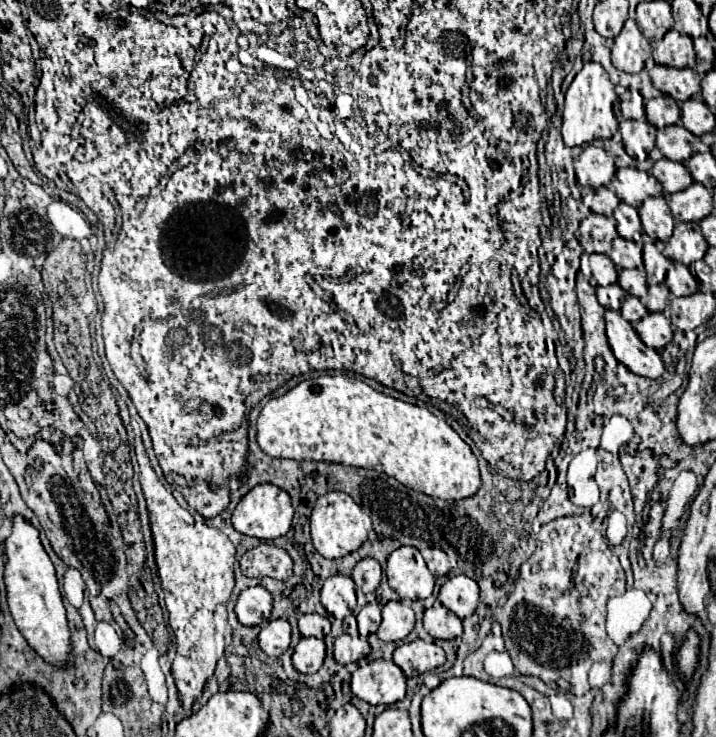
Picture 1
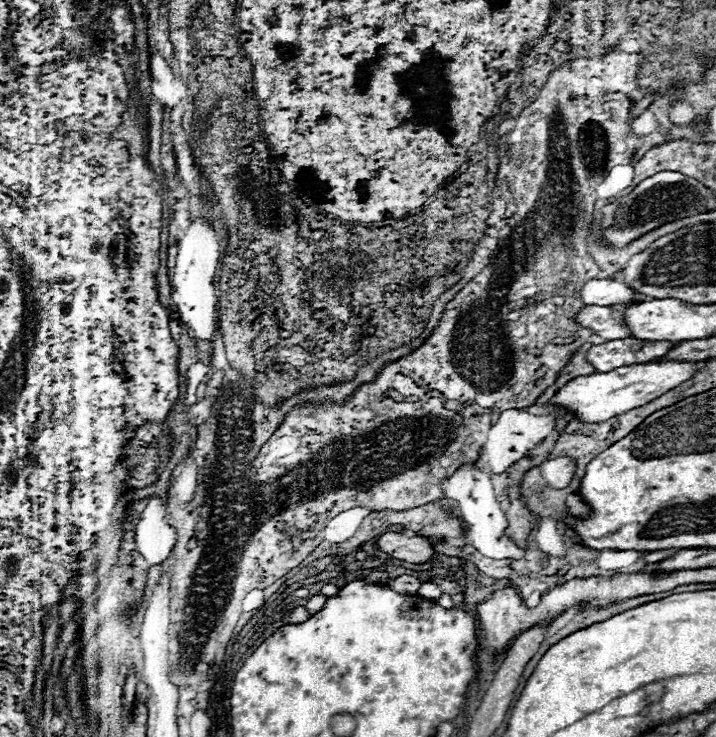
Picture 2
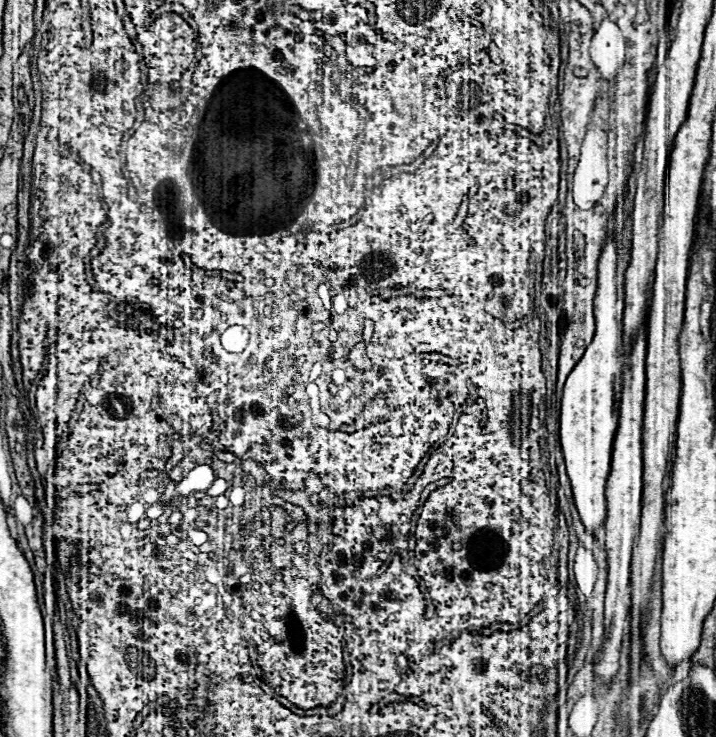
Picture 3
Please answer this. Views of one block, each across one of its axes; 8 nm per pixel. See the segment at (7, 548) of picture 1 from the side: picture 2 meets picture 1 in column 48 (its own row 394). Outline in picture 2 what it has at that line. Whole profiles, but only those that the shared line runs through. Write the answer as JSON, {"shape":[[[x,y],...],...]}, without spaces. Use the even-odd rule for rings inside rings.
{"shape":[[[666,360],[666,362],[632,364],[632,366],[616,368],[614,372],[578,376],[556,394],[554,402],[558,402],[560,406],[564,406],[570,412],[576,412],[582,422],[602,422],[602,420],[610,420],[622,412],[628,412],[630,408],[648,404],[650,400],[680,386],[682,382],[690,380],[698,372],[698,366],[700,366],[698,362]]]}

